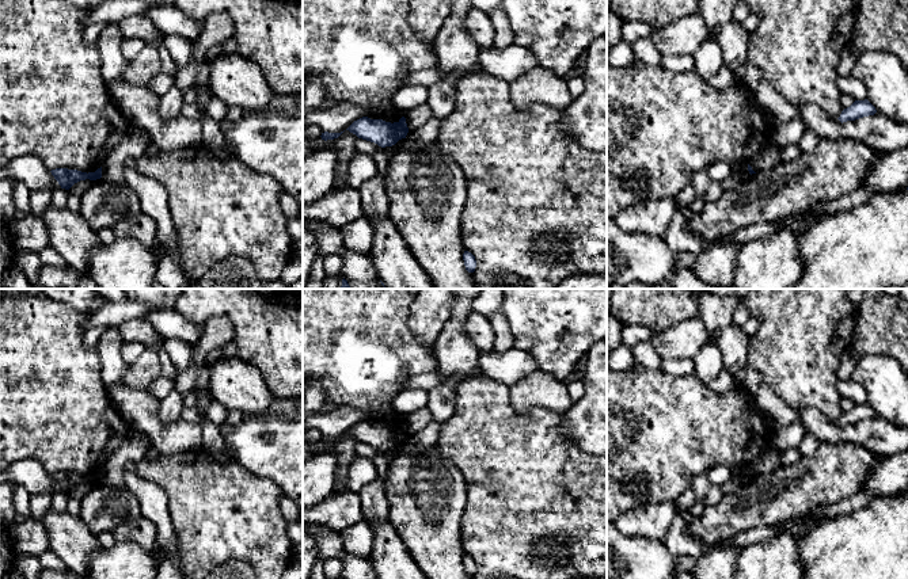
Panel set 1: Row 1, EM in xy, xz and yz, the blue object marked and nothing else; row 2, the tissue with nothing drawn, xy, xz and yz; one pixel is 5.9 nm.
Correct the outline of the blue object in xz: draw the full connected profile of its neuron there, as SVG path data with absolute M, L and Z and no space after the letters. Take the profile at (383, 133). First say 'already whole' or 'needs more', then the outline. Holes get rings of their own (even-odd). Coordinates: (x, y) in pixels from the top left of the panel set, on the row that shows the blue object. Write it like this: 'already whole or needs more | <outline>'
already whole | M362 117L354 121L346 130L356 134L358 138L377 144L381 148L395 145L399 140L406 138L409 133L404 117L394 123Z

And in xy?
already whole | M102 167L95 172L81 172L77 169L56 168L50 171L54 179L58 182L61 188L69 190L75 183L80 180L96 180L102 178Z

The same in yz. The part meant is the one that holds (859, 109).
already whole | M855 100L850 107L844 108L837 118L841 123L847 121L855 121L863 117L874 115L875 107L867 100Z

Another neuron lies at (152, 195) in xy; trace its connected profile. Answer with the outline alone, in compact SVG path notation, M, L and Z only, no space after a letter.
M125 167L125 182L138 197L143 213L155 220L157 228L156 243L159 243L168 255L178 259L181 251L166 188L153 178L145 176L130 167Z

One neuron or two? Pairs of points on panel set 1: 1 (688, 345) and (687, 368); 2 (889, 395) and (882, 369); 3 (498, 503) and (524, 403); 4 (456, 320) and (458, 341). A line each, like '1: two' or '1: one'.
1: two
2: one
3: two
4: one

